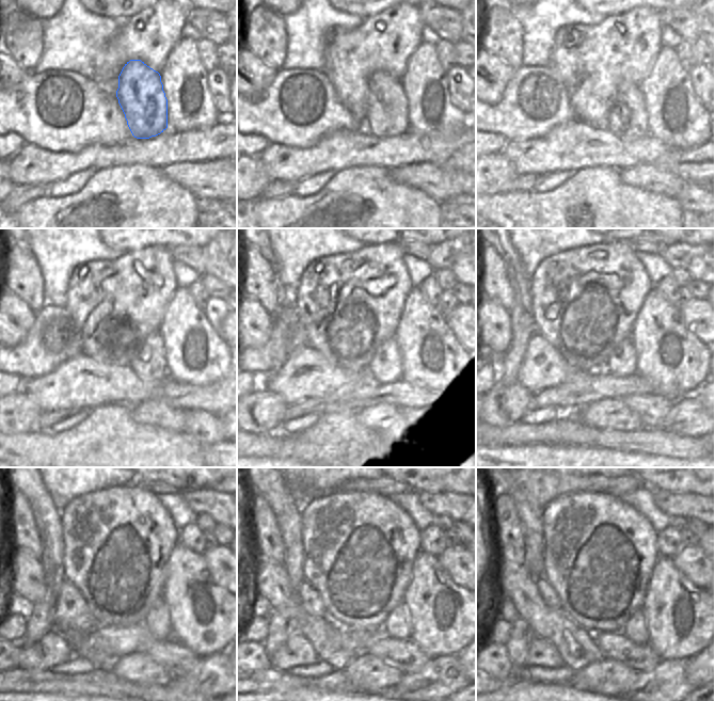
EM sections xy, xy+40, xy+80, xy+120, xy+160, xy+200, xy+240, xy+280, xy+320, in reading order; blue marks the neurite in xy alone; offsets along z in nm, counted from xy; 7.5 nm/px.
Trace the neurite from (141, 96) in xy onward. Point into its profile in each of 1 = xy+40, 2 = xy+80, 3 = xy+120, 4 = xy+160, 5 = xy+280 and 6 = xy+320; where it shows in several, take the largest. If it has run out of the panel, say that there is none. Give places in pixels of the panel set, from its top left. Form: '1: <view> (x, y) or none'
1: xy+40 (387, 114)
2: xy+80 (628, 118)
3: xy+120 (148, 362)
4: xy+160 (385, 365)
5: xy+280 (397, 624)
6: xy+320 (636, 628)

